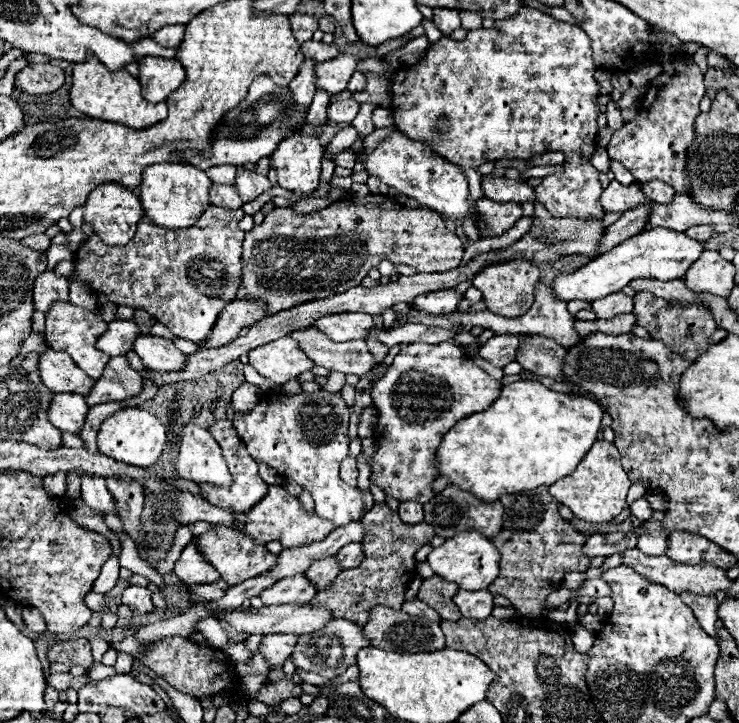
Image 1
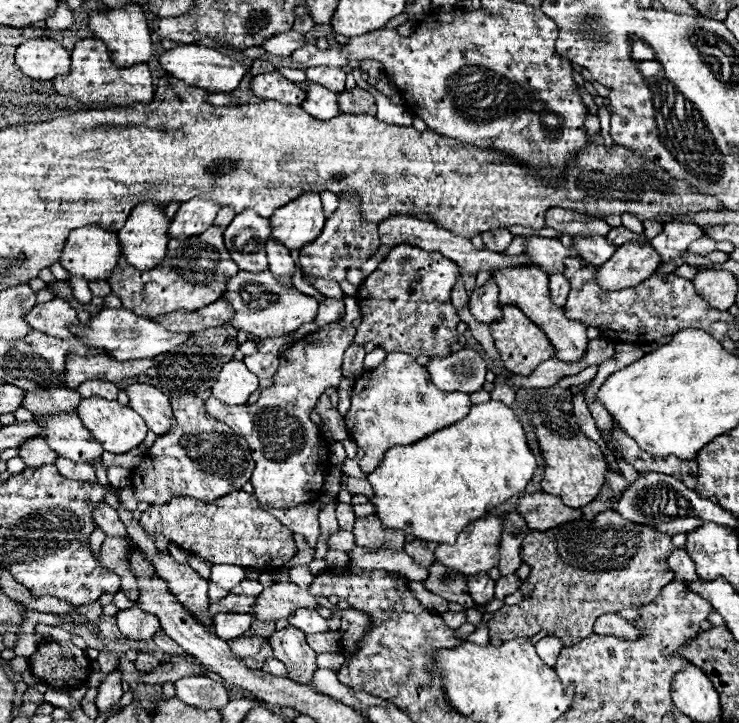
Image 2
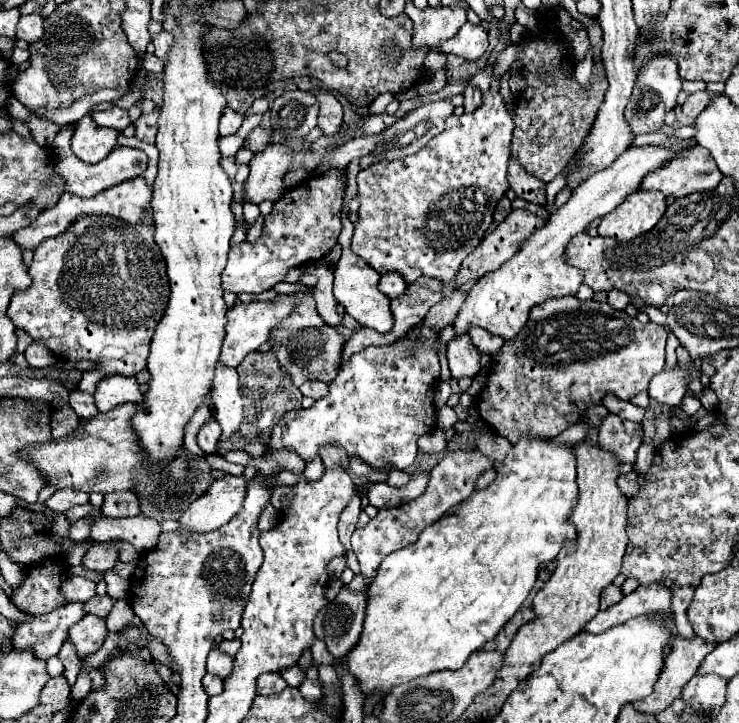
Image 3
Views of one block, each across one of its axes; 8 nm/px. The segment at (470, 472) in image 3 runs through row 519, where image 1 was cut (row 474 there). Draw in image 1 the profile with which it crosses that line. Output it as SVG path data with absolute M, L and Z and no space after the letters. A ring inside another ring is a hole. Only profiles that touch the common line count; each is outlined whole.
M414 342L404 346L396 354L388 372L372 386L372 402L378 410L378 422L374 426L376 454L372 462L370 480L378 484L388 496L394 496L400 502L418 500L426 504L428 500L432 500L434 496L432 482L440 474L436 466L436 450L444 434L468 414L486 410L500 396L500 388L502 384L492 376L488 376L482 368L478 368L470 358L466 358L462 348L454 342L440 342L440 344Z

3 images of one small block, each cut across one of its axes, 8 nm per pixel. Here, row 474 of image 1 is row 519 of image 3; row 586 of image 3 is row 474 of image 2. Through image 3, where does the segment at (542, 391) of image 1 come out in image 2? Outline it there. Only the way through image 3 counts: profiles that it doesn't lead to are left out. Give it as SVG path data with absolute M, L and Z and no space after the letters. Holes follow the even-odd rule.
M488 400L472 406L470 414L452 426L410 446L392 446L382 464L368 474L374 490L370 502L384 528L454 544L462 528L522 492L536 466L516 414L502 402Z

